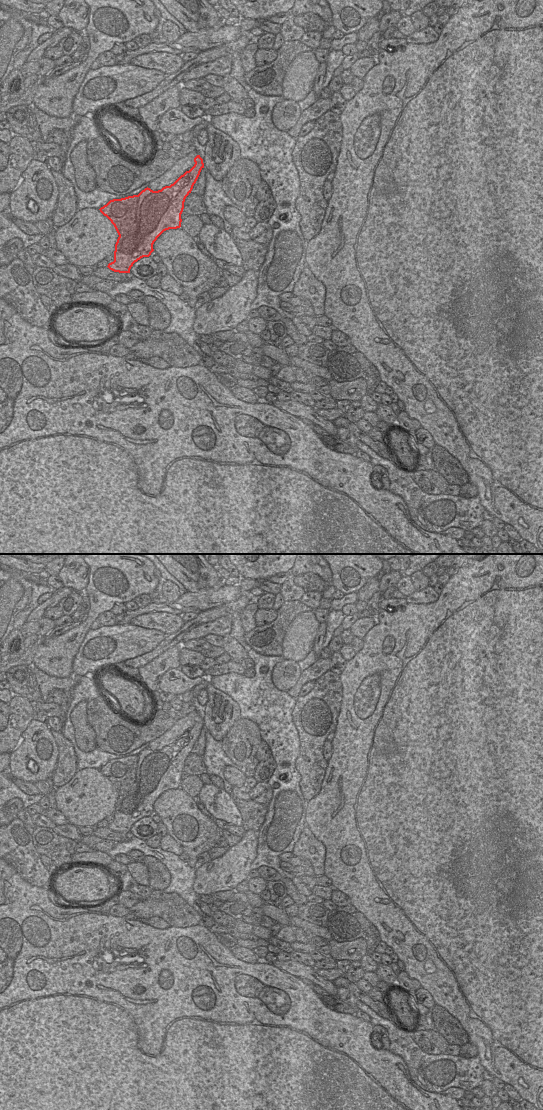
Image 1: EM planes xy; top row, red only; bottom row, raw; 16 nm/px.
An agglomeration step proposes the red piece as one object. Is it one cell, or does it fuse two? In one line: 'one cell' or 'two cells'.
two cells

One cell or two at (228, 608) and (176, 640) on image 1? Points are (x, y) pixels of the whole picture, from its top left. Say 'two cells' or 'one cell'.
one cell

